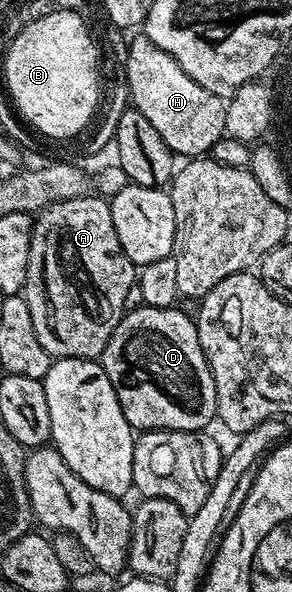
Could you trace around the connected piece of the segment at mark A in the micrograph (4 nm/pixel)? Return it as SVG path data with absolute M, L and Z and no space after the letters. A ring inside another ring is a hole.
M85 195L54 203L40 210L32 226L26 283L29 288L28 306L37 321L38 340L53 359L99 358L106 343L110 343L110 335L114 335L118 323L124 318L126 294L129 293L130 287L136 284L138 276L137 266L133 265L126 251L122 251L122 243L118 243L118 231L114 231L111 204L100 195L93 196Z

